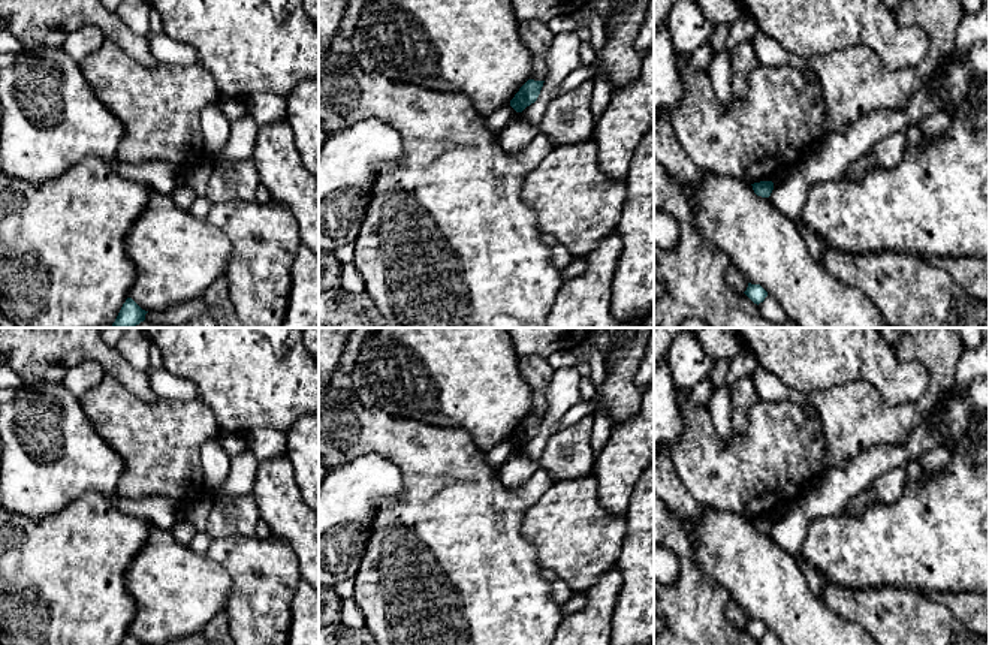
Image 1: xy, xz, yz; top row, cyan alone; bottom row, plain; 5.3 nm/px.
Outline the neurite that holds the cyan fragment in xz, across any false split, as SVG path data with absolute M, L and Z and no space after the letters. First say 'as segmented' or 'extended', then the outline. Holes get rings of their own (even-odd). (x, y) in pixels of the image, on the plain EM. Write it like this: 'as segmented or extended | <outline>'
as segmented | M528 415L515 430L515 432L510 435L510 441L516 447L522 447L527 441L530 441L537 435L540 425L543 422L543 418L545 416Z

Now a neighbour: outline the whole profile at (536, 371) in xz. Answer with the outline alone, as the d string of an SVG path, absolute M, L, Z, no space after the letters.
M522 356L518 361L518 370L524 382L533 391L543 391L548 388L554 368L548 364L548 359L540 356Z

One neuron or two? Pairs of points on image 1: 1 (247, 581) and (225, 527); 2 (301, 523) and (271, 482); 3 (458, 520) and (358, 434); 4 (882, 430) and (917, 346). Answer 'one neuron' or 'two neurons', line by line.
1: two neurons
2: one neuron
3: one neuron
4: one neuron

